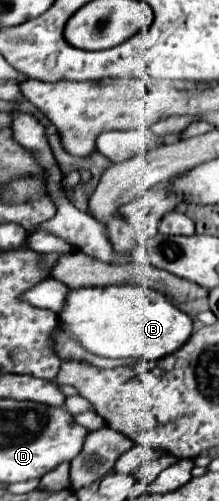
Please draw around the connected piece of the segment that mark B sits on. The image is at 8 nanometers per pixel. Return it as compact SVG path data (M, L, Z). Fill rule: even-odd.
M138 284L72 290L58 318L56 332L68 334L84 350L104 358L138 358L144 362L160 360L182 348L192 334L190 316L166 302L164 294Z

